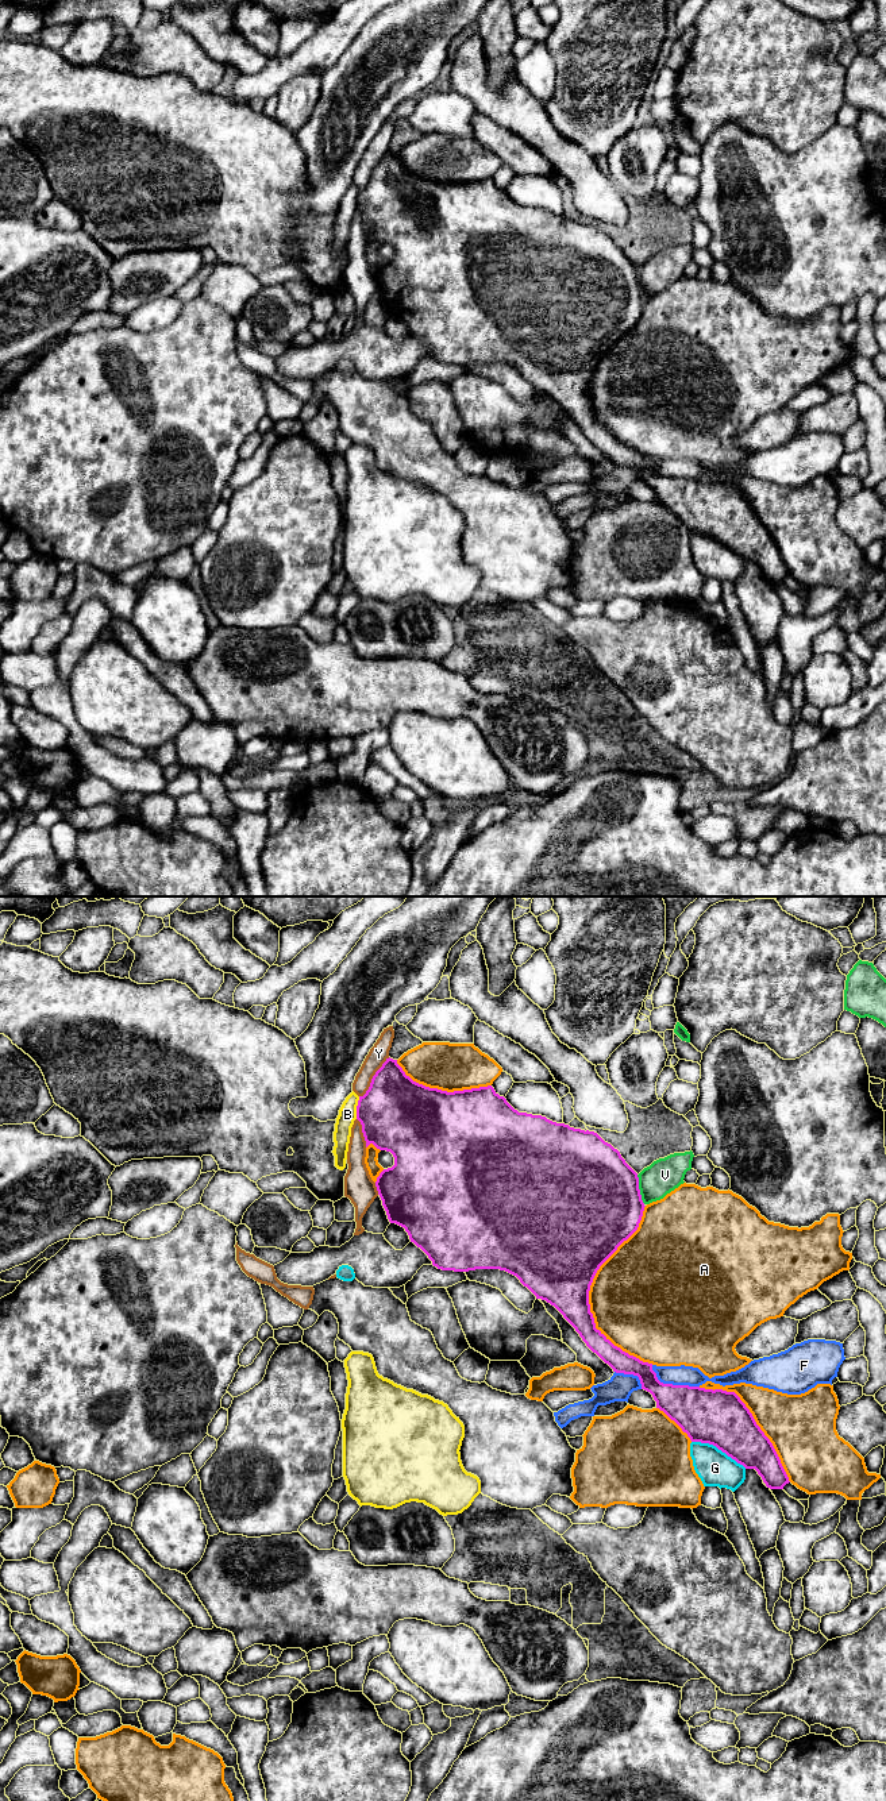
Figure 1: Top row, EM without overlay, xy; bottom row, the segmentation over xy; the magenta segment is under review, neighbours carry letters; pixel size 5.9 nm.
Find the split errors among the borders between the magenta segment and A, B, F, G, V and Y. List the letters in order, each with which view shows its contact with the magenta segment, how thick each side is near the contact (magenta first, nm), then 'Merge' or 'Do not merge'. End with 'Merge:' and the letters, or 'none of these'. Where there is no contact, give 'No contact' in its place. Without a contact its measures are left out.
A: Touches magenta in xy. Thickness 440 nm (magenta) against 480 nm. Do not merge
B: Touches magenta in xy. Thickness 440 nm (magenta) against 110 nm. Do not merge
F: Touches magenta in xy. Thickness 300 nm (magenta) against 120 nm. Do not merge
G: Touches magenta in xy. Thickness 320 nm (magenta) against 220 nm. Do not merge
V: Touches magenta in xy. Thickness 500 nm (magenta) against 200 nm. Do not merge
Y: Touches magenta in xy. Thickness 440 nm (magenta) against 110 nm. Merge
Merge: Y

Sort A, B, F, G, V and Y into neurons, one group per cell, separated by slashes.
A / B / F / G / V / Y

